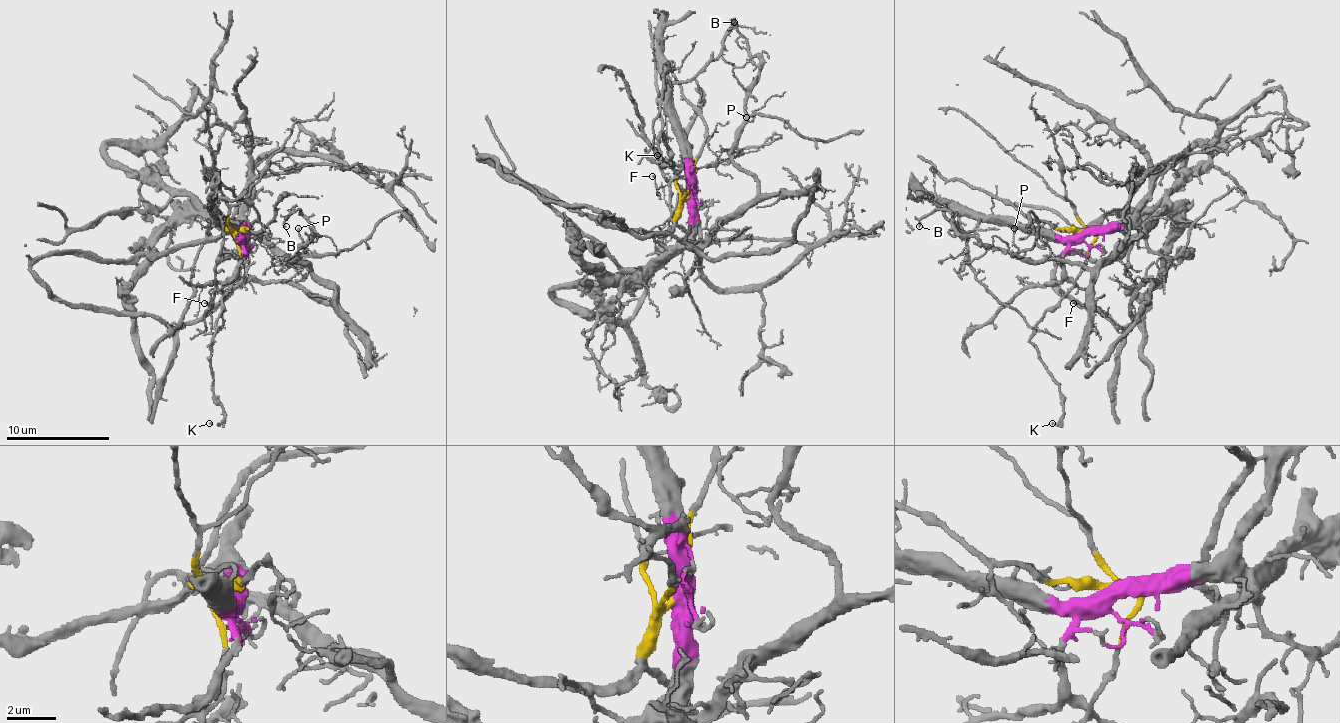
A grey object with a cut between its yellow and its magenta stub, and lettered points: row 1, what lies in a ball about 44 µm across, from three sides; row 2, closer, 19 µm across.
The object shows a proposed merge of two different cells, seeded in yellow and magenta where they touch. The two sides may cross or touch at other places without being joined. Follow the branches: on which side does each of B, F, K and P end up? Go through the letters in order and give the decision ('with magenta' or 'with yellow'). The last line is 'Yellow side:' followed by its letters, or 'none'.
B: with magenta
F: with magenta
K: with yellow
P: with magenta
Yellow side: K

